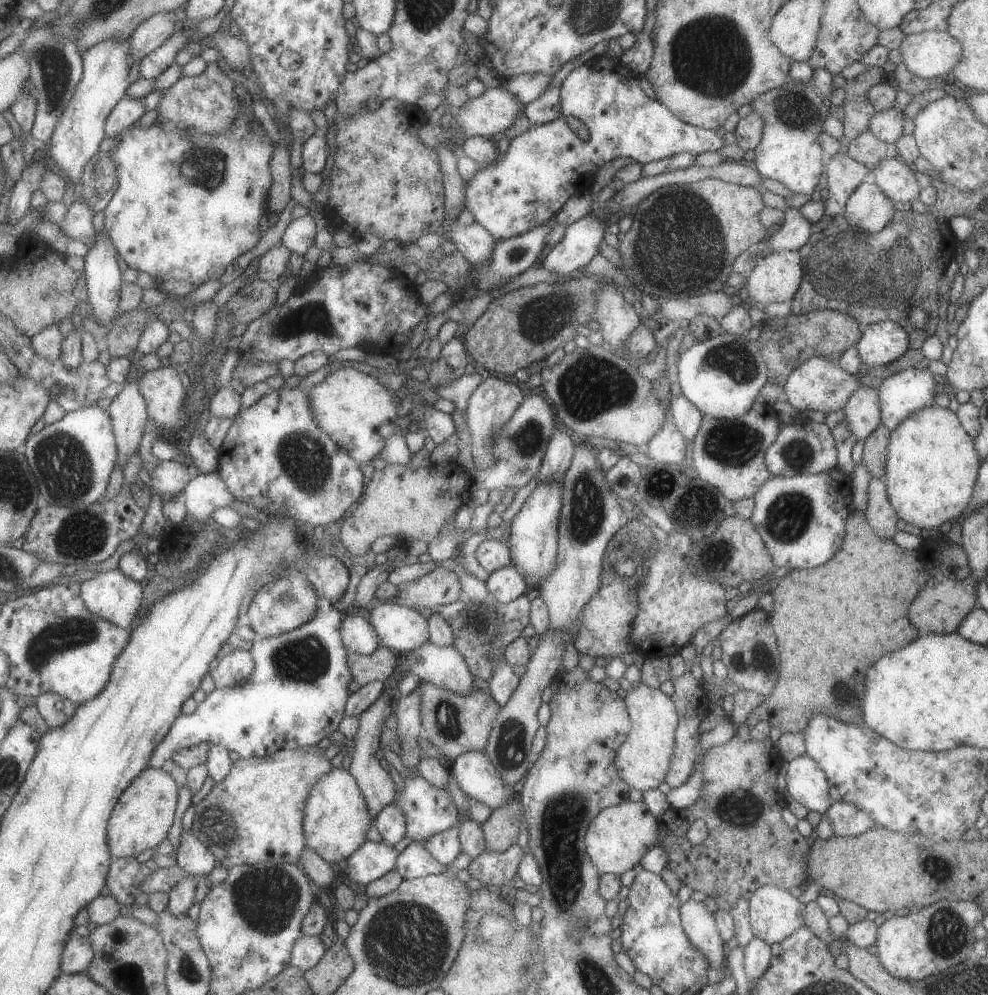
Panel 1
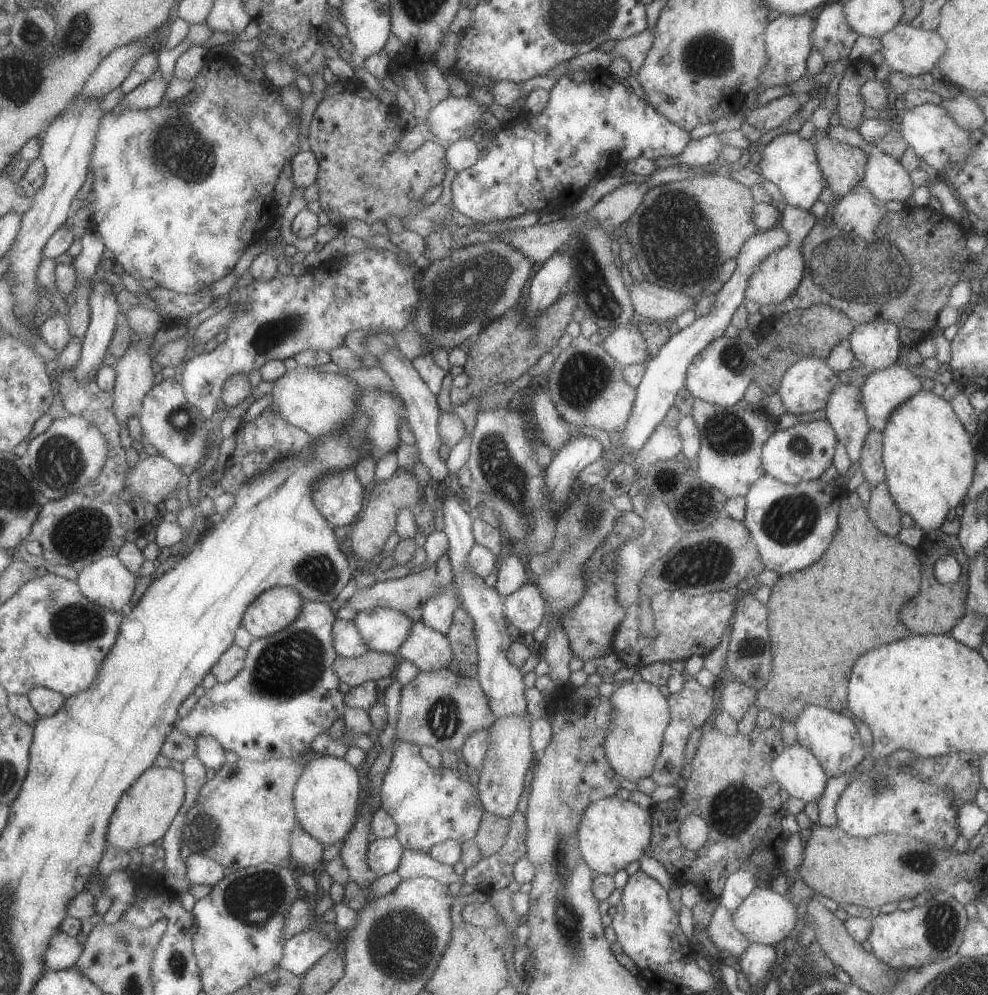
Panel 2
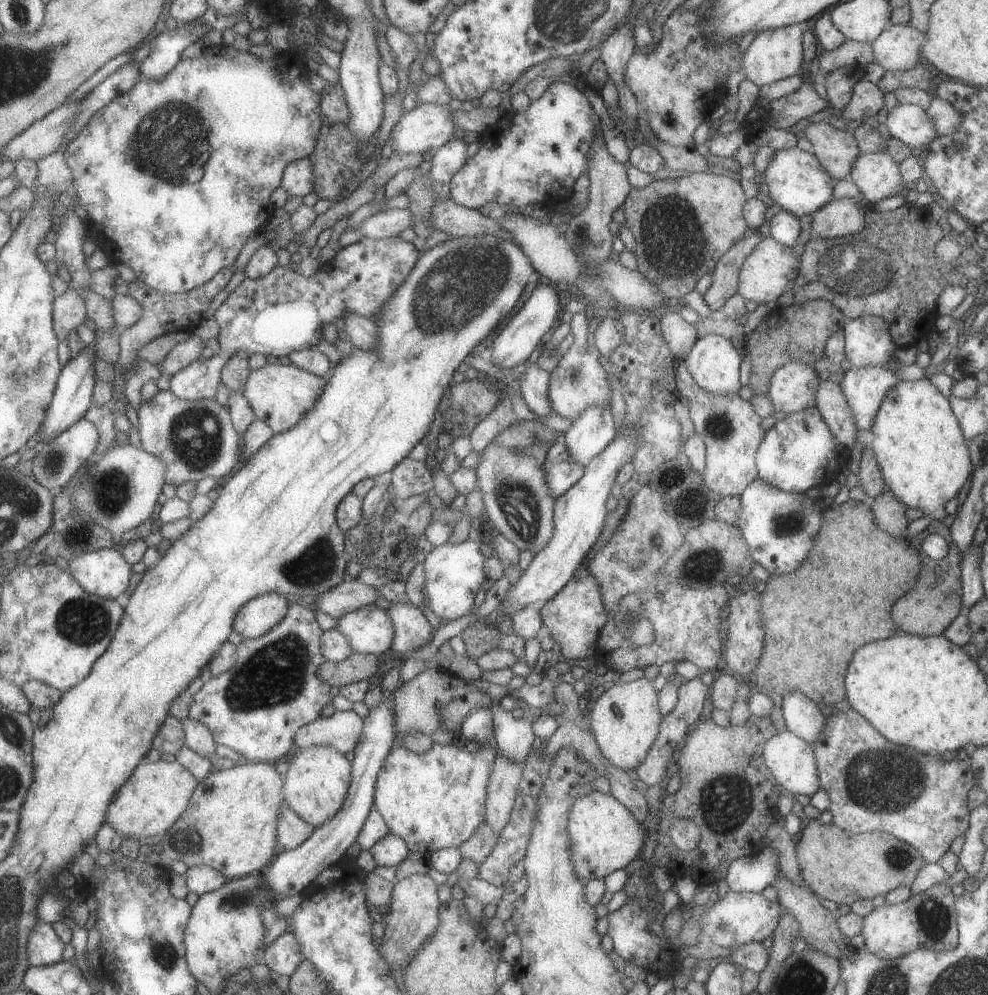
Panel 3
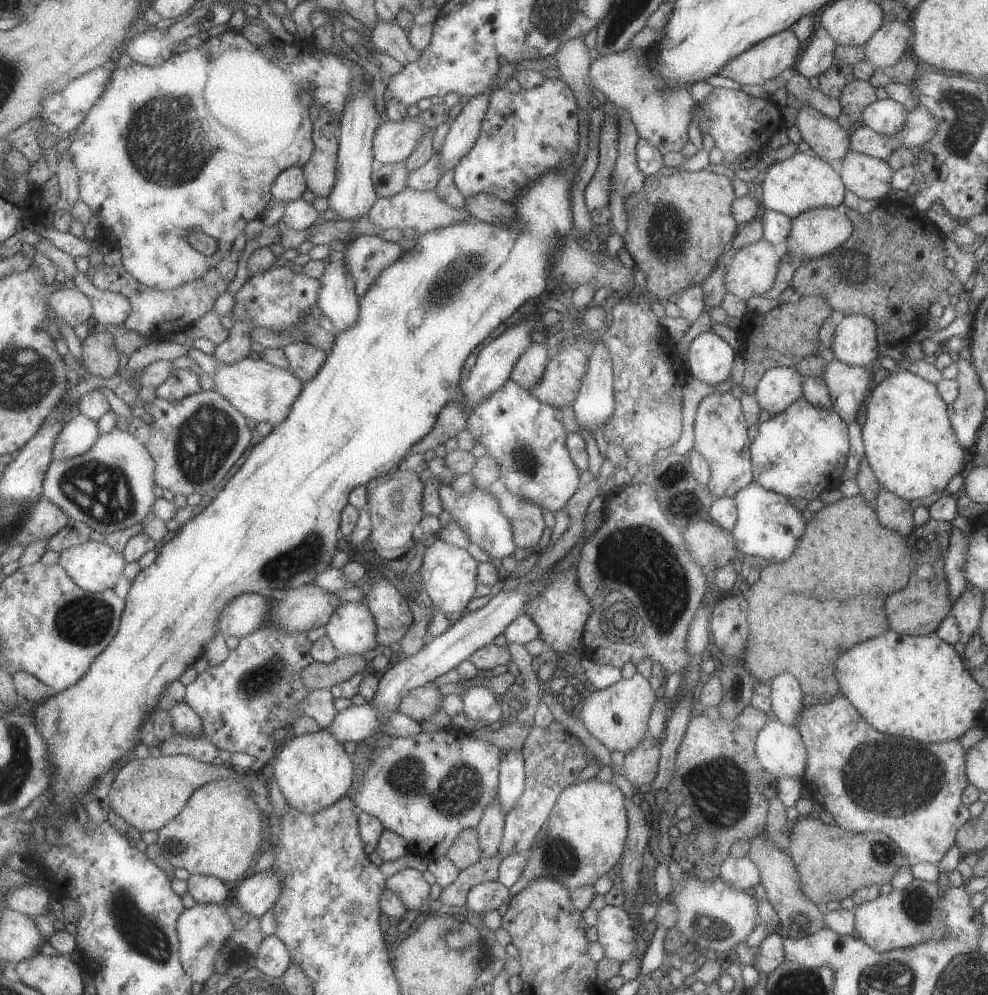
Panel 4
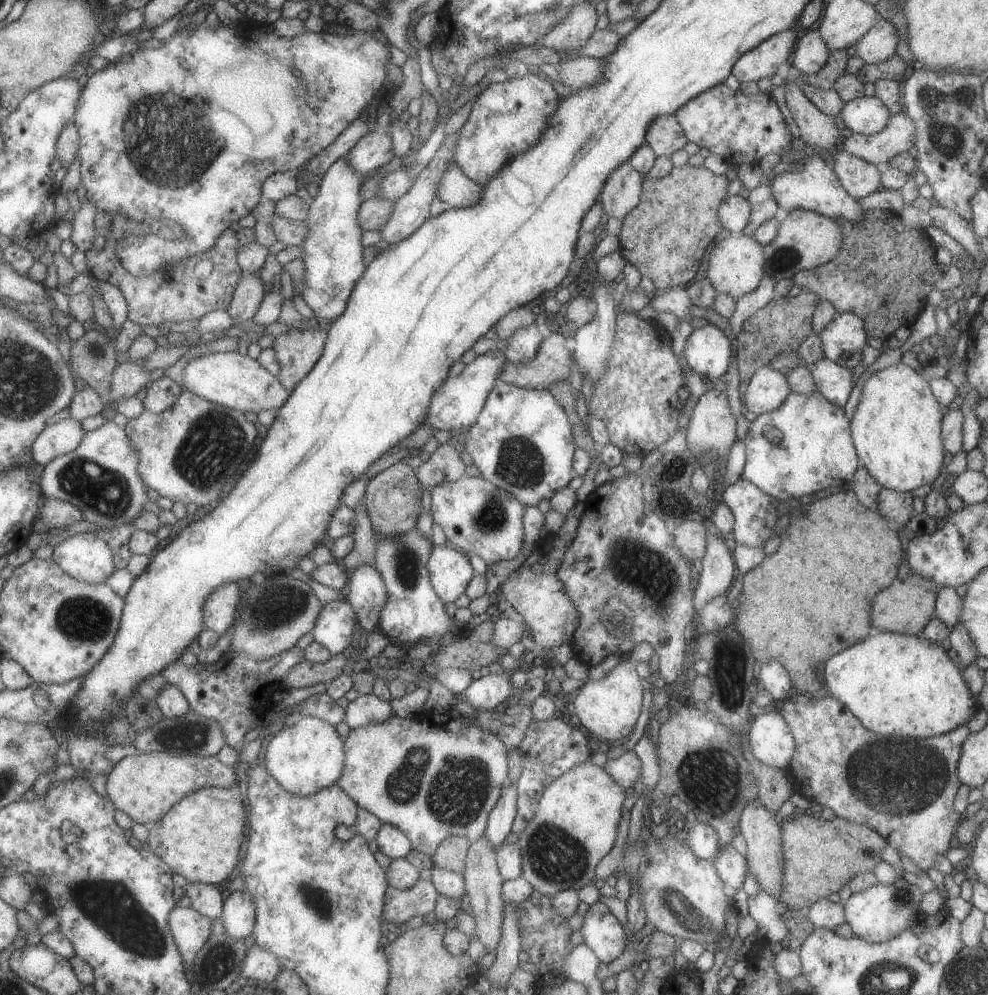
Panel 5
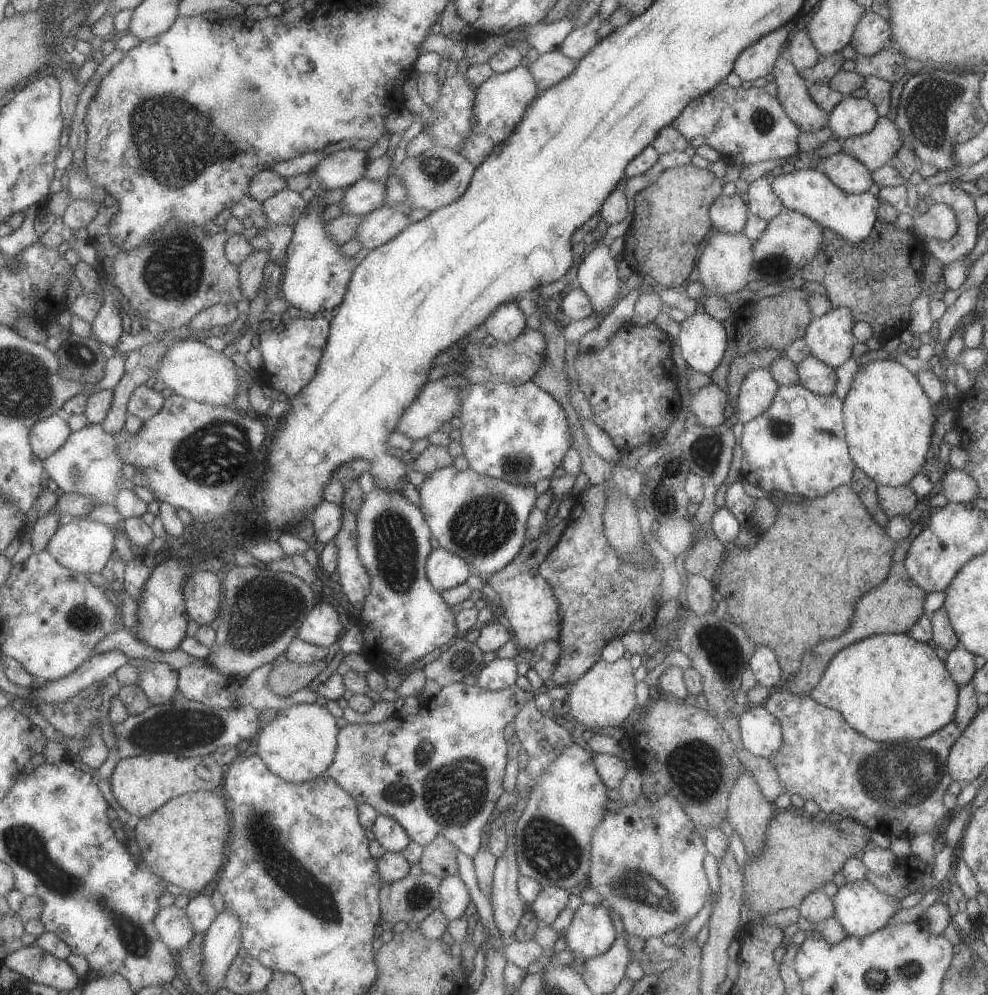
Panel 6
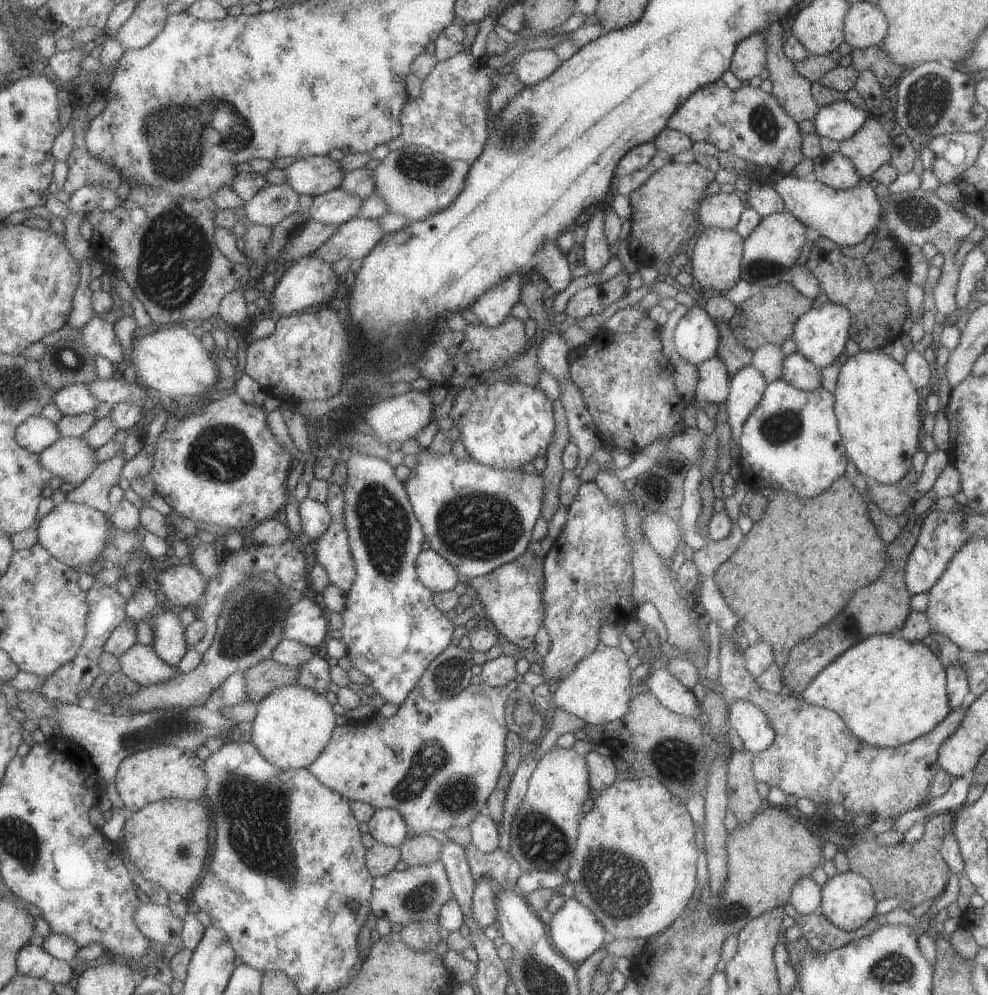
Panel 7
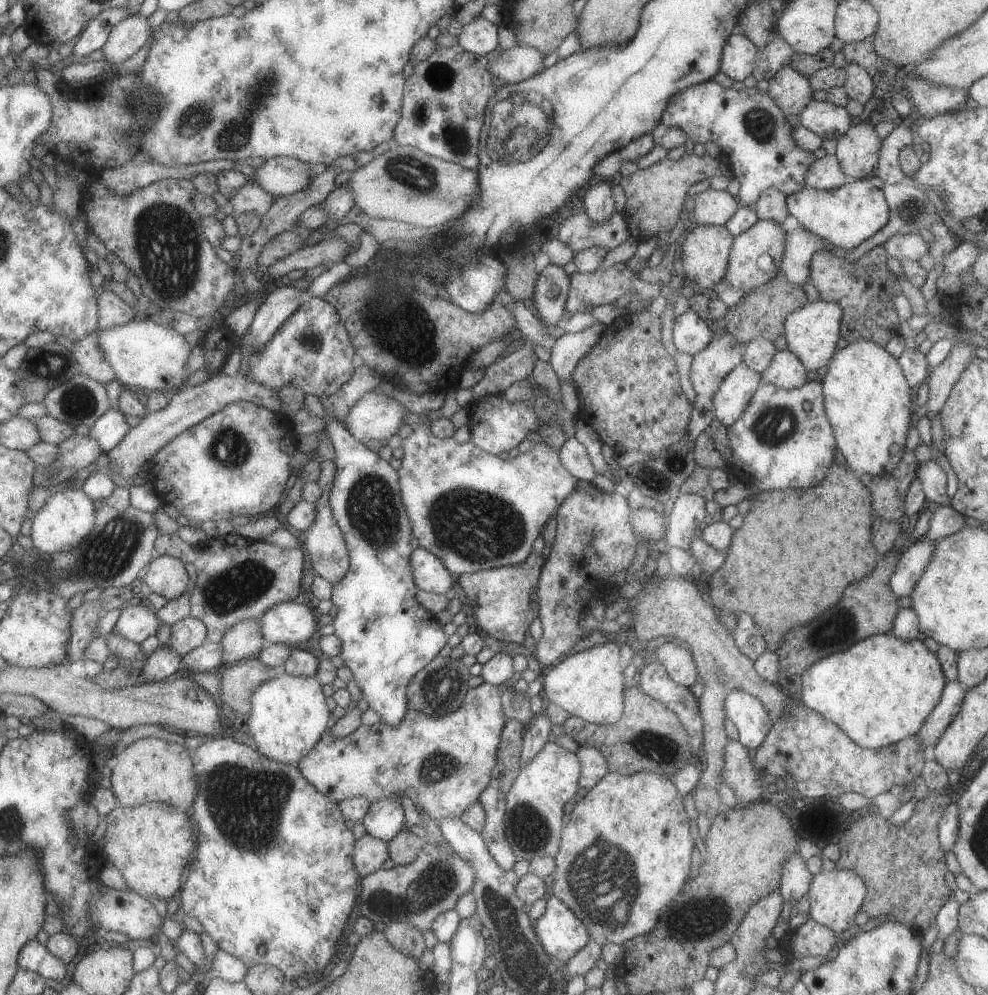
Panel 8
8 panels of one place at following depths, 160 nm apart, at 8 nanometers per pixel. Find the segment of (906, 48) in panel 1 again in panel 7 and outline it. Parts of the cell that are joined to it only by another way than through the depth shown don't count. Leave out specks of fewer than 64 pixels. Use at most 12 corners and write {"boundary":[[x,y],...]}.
{"boundary":[[866,1],[844,18],[844,41],[853,49],[880,45],[885,15]]}

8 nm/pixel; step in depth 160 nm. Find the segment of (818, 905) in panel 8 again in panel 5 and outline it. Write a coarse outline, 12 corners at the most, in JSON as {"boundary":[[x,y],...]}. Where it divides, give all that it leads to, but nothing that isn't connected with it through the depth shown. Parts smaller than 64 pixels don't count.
{"boundary":[[903,879],[853,892],[845,923],[869,943],[921,919],[919,888]]}

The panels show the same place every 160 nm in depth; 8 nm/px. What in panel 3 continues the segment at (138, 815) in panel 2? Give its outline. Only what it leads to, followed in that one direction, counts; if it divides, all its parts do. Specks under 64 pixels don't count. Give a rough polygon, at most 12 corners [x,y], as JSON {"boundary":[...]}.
{"boundary":[[145,760],[117,790],[109,822],[135,840],[167,833],[199,778]]}

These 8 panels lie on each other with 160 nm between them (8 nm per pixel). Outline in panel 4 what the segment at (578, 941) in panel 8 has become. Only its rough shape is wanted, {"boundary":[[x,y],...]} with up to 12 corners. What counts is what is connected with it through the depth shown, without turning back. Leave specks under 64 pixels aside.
{"boundary":[[623,908],[597,912],[597,944],[619,963],[635,952],[633,921]]}

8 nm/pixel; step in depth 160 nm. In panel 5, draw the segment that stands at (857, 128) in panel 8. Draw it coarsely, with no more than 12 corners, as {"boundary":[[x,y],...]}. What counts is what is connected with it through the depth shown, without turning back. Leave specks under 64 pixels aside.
{"boundary":[[889,116],[876,134],[845,133],[839,150],[882,168],[912,151],[913,122]]}

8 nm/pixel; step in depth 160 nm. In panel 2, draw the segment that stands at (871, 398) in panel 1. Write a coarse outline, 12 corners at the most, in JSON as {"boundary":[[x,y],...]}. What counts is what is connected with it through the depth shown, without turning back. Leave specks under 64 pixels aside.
{"boundary":[[836,386],[826,421],[850,462],[870,431],[859,387]]}

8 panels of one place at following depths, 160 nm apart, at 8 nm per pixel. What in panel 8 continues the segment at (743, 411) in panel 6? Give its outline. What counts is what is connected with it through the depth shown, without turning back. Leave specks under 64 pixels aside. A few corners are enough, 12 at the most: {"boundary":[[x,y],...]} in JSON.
{"boundary":[[739,363],[713,394],[714,418],[731,426],[760,383]]}

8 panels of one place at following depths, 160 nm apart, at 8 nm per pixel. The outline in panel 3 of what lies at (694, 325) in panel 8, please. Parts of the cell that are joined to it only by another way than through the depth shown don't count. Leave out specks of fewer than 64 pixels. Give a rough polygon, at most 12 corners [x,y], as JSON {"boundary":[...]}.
{"boundary":[[711,329],[683,362],[711,394],[736,394],[741,356]]}

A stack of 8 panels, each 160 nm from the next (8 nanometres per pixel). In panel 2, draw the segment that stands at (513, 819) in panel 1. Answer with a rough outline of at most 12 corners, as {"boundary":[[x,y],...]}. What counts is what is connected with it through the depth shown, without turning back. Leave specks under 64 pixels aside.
{"boundary":[[483,813],[473,838],[481,858],[505,843],[509,820]]}

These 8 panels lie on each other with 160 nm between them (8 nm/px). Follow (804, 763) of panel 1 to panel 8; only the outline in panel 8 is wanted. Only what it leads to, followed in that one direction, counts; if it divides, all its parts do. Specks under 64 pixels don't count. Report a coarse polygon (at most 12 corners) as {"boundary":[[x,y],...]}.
{"boundary":[[749,693],[724,698],[726,718],[752,753],[772,727],[765,707]]}

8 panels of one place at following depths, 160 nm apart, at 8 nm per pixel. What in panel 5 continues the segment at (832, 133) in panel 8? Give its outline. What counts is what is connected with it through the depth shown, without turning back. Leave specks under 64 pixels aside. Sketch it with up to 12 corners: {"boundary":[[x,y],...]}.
{"boundary":[[879,98],[845,103],[845,133],[873,135],[890,114]]}

